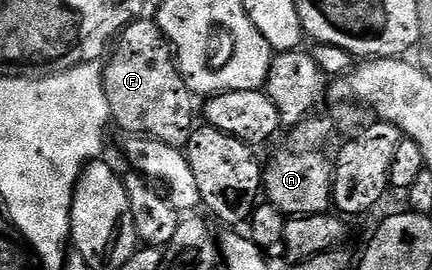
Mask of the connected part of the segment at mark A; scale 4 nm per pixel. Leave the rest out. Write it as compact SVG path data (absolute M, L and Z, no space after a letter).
M295 149L288 151L276 151L269 157L268 163L262 167L262 191L267 202L276 206L285 217L297 215L323 215L333 206L332 201L332 168L331 158L327 159L324 151L305 151L303 153Z

